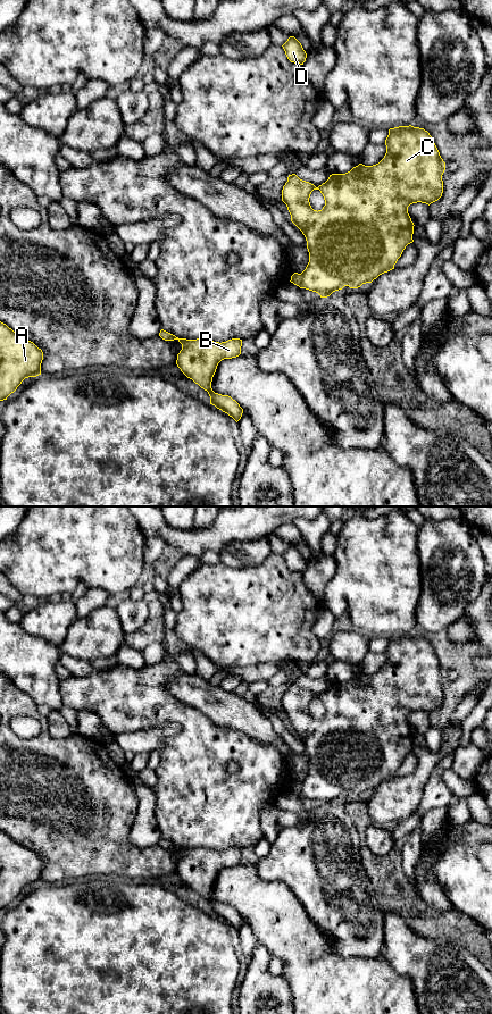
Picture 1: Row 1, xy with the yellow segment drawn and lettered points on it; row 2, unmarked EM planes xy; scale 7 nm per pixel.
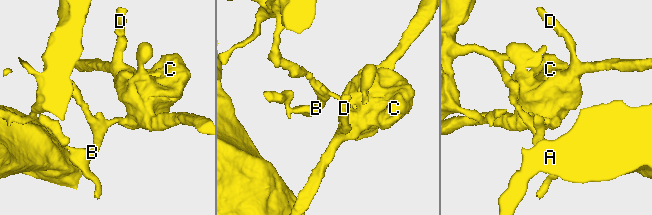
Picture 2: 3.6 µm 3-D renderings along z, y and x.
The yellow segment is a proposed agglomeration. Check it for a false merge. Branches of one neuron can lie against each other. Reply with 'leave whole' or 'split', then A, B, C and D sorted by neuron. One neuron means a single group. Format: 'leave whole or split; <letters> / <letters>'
split; A B / C D

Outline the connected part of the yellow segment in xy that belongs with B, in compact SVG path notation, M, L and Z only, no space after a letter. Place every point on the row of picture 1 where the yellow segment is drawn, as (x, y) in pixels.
M164 329L160 330L159 336L165 341L177 340L182 344L182 350L177 354L177 367L187 378L208 392L210 404L237 422L242 417L243 409L231 396L215 393L211 382L222 360L241 354L242 340L232 338L222 343L203 338L186 340L178 338Z

